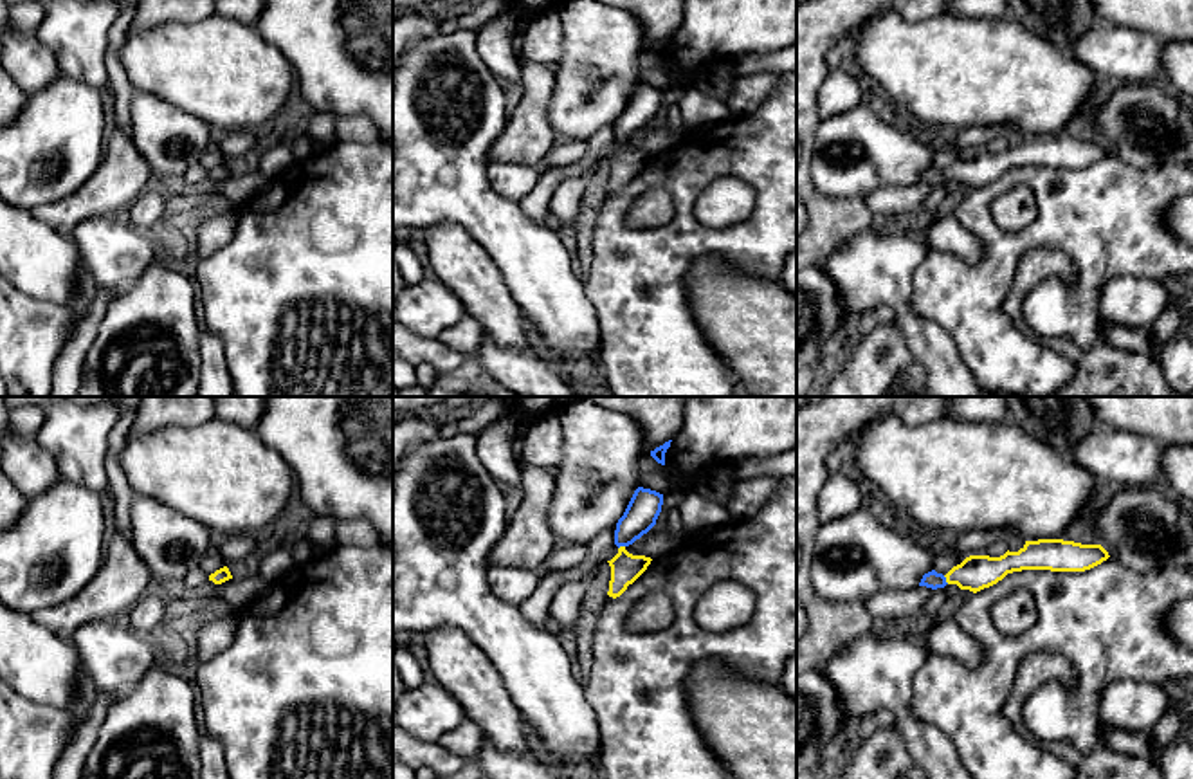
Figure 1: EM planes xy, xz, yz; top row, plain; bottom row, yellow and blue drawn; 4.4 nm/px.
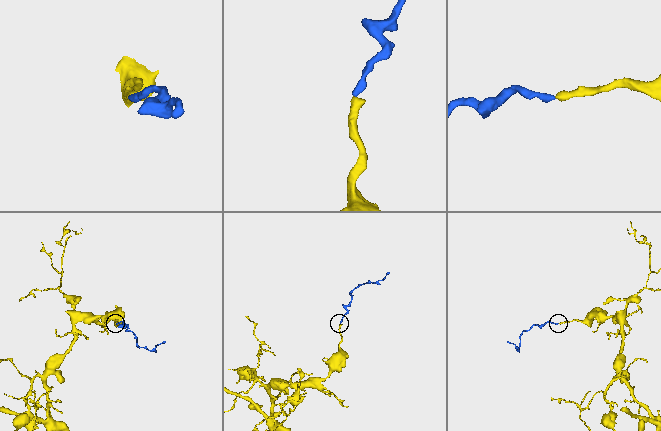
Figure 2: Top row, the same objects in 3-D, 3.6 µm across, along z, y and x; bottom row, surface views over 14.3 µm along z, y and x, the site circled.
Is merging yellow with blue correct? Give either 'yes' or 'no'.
yes

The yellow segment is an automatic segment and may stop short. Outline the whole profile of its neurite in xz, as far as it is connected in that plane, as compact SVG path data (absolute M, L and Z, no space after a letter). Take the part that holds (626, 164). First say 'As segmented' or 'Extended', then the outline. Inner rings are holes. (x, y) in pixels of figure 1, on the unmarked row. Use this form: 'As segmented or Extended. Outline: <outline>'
Extended. Outline: M643 83L634 87L615 126L618 150L607 157L611 162L609 193L620 193L651 160L651 153L633 151L625 144L656 121L661 101L663 90Z

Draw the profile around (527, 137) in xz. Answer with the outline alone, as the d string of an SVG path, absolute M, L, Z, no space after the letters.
M524 61L519 67L523 97L492 144L488 162L512 160L539 166L559 142L546 115L555 76L553 67L541 61Z

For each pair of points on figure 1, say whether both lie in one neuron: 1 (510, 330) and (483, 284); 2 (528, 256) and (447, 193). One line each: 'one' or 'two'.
1: one
2: one

